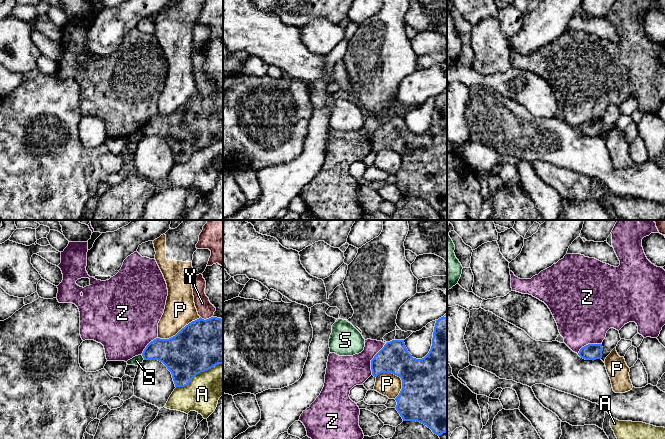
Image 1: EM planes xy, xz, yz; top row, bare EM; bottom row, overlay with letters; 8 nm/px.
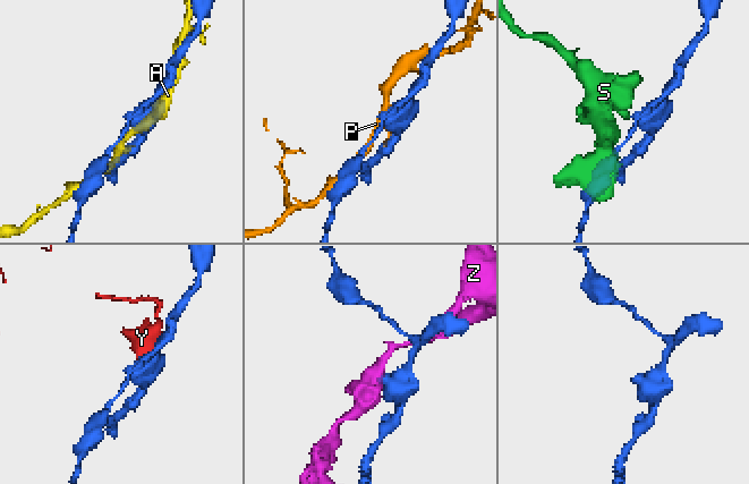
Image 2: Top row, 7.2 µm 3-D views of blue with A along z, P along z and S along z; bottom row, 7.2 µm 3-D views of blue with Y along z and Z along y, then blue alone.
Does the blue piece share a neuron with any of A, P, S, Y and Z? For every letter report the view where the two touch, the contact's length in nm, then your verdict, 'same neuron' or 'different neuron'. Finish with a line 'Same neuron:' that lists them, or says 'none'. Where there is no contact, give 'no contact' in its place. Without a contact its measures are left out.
A: xy | 420 nm | different neuron
P: xz | 240 nm | different neuron
S: xy | 50 nm | different neuron
Y: xy | 100 nm | different neuron
Z: xz | 280 nm | different neuron
Same neuron: none

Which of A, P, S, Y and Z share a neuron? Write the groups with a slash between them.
A / P / S / Y / Z

